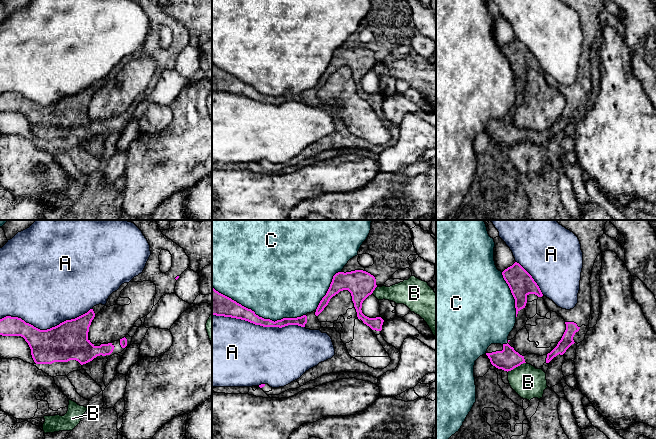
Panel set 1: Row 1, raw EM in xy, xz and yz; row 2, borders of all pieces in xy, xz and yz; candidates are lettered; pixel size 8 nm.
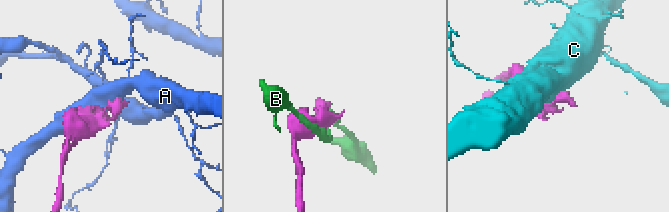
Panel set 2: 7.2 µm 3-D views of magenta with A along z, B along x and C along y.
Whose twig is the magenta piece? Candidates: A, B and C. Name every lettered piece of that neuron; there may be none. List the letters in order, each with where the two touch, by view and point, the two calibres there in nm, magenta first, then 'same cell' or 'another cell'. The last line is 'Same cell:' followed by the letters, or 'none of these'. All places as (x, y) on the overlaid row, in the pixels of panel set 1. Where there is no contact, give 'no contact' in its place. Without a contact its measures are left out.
A: meets magenta in xz at (258, 324); 130 nm thick on the magenta side, 480 nm on the other; another cell
B: meets magenta in yz at (516, 366); 170 nm thick on the magenta side, 260 nm on the other; another cell
C: meets magenta in xz at (258, 316); 140 nm thick on the magenta side, 480 nm on the other; another cell
Same cell: none of these

